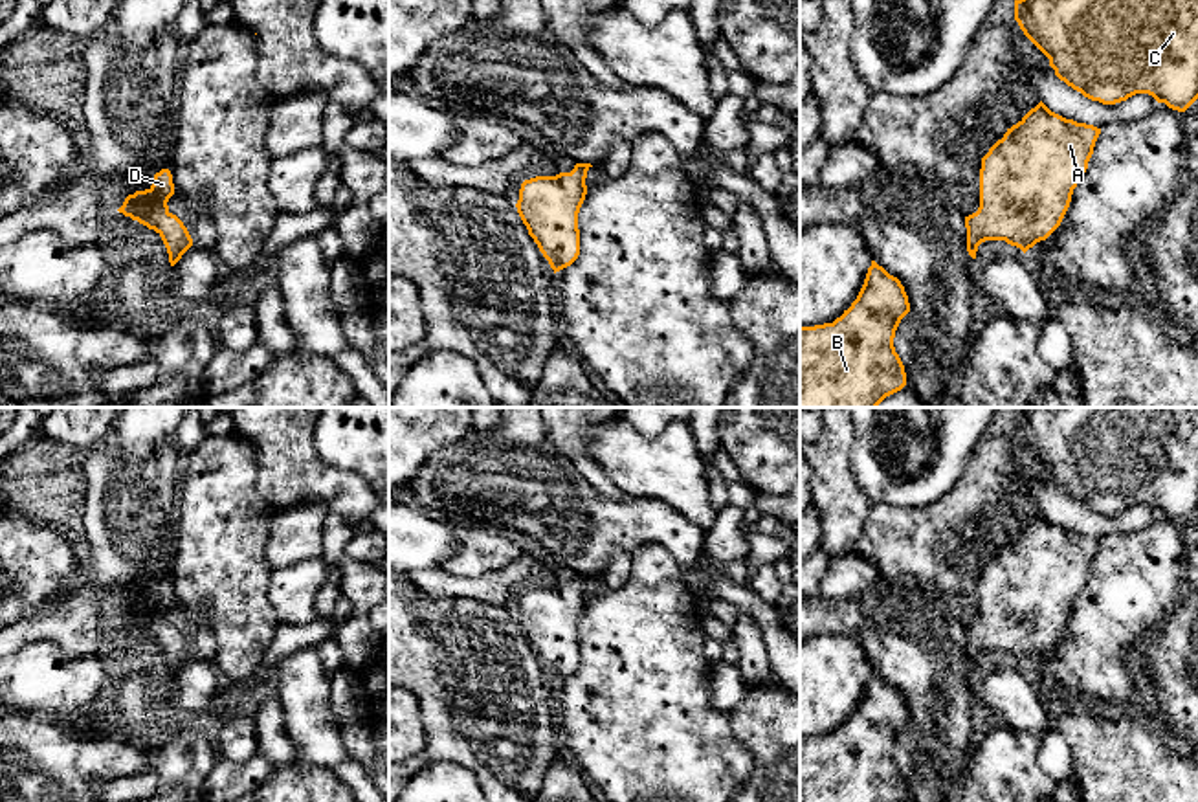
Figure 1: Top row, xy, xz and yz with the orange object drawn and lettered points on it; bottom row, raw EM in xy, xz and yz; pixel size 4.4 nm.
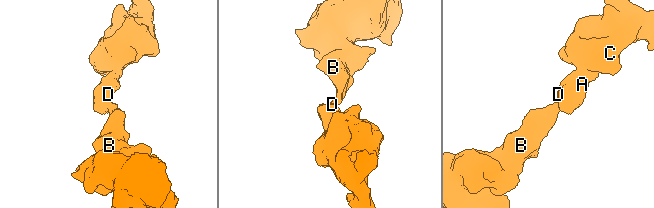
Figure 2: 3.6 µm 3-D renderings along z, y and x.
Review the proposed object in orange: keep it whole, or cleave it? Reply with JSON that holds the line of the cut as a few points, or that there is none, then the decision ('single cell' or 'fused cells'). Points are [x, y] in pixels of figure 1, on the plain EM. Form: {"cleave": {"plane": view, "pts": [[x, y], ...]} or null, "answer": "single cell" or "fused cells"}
{"cleave": null, "answer": "single cell"}

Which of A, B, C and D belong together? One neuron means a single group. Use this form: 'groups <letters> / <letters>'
groups A B C D

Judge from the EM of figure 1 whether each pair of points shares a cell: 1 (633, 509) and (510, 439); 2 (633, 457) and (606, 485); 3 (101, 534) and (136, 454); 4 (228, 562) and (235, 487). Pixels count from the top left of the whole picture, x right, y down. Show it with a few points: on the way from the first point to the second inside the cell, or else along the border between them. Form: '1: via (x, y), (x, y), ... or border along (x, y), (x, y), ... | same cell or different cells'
1: via (602, 511), (582, 511), (542, 470) | same cell
2: border along (589, 441), (589, 456), (628, 496) | different cells
3: border along (105, 439), (140, 465), (167, 443) | different cells
4: via (228, 544), (232, 505) | same cell

